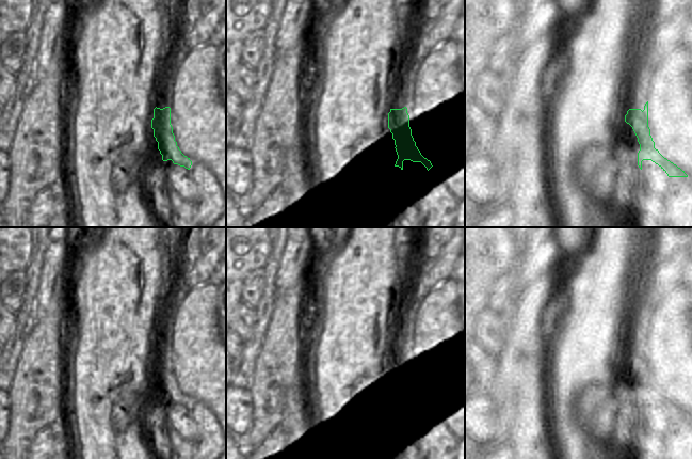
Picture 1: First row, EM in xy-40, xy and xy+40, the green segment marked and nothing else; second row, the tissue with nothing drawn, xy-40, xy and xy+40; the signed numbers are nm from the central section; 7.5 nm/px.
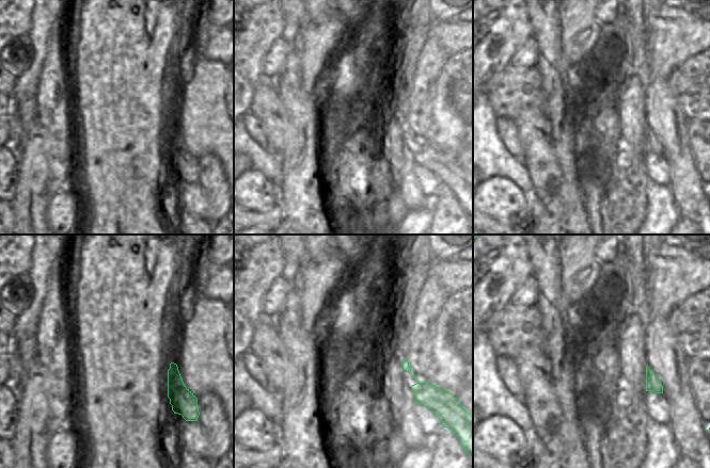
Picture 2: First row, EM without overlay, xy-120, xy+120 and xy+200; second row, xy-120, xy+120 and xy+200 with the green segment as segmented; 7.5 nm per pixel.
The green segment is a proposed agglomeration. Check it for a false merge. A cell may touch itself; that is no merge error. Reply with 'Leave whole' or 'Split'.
Split

